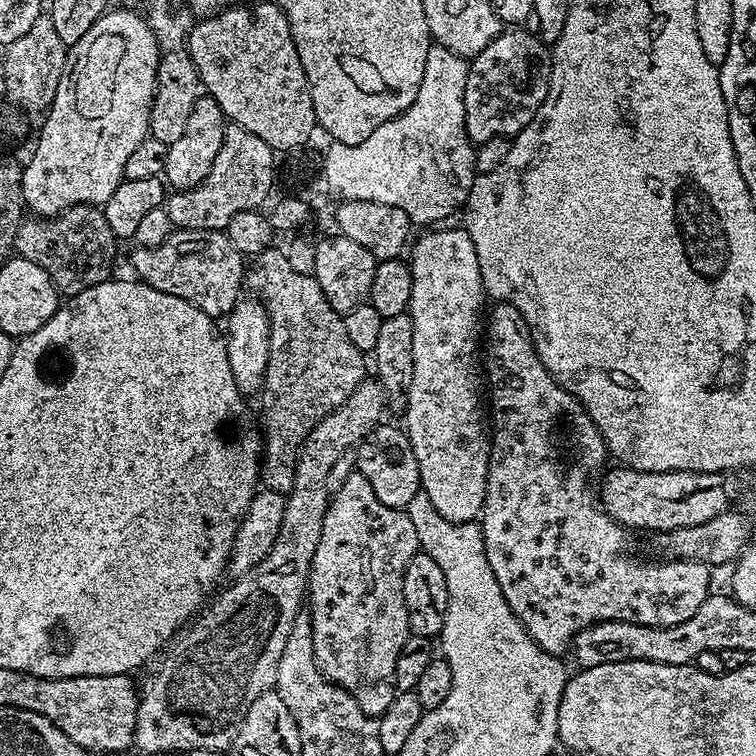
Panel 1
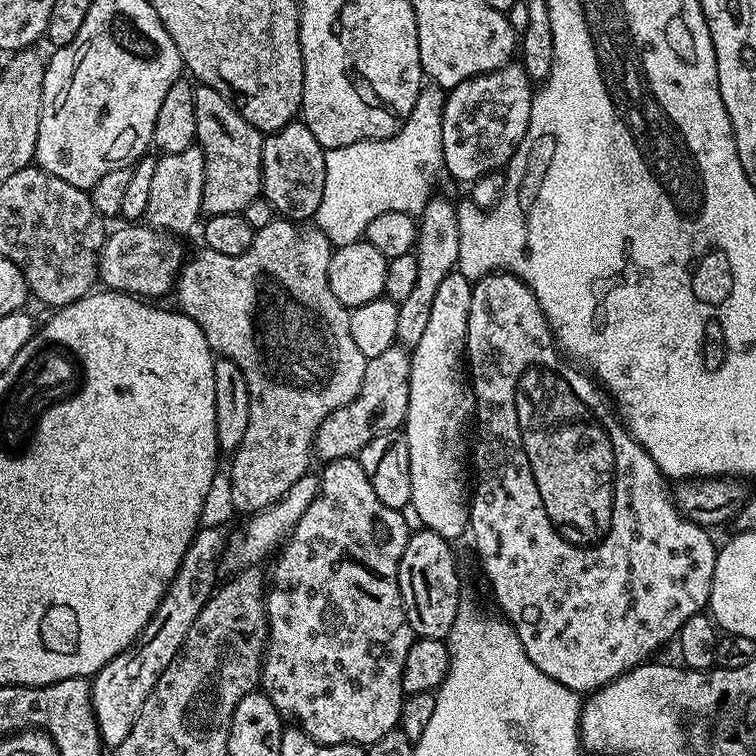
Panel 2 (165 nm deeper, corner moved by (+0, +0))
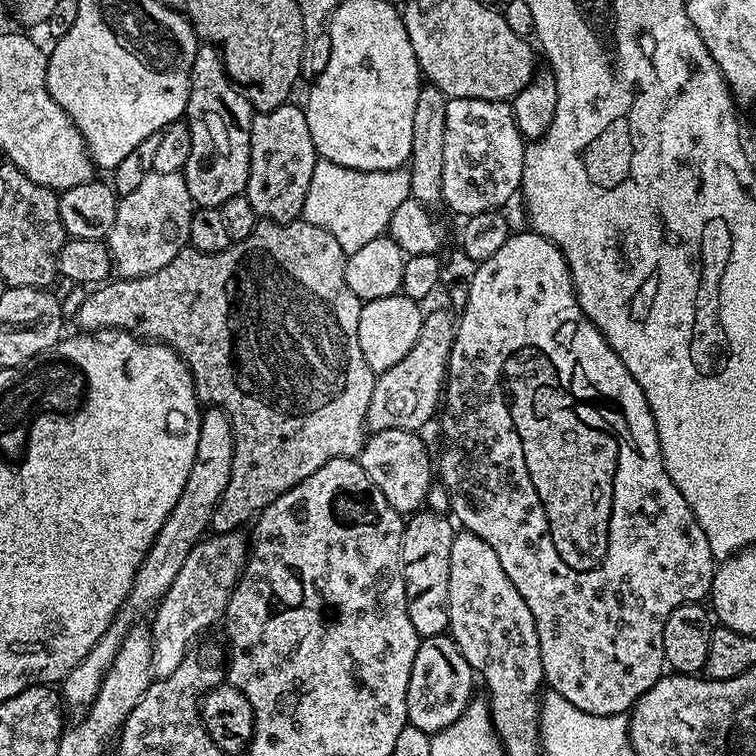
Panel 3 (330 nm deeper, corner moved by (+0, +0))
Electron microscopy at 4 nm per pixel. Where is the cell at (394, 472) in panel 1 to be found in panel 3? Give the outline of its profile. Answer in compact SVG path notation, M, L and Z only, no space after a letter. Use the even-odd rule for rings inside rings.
M382 430L373 432L365 439L360 450L359 462L362 470L370 474L374 486L382 490L386 502L401 514L415 514L425 507L428 491L434 483L434 456L428 453L419 431Z

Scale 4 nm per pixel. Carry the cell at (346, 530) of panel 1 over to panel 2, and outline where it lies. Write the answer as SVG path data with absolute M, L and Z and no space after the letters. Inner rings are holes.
M343 456L337 460L327 461L323 465L324 472L320 476L320 493L302 514L287 537L286 543L279 549L280 557L270 572L270 583L266 588L268 602L268 650L264 654L264 670L260 674L262 690L274 702L281 717L293 716L295 723L310 737L320 744L359 744L370 746L378 742L386 734L397 731L400 722L400 711L406 699L402 686L402 670L406 666L406 654L410 654L410 646L414 639L412 627L404 613L404 599L398 586L398 566L402 562L402 550L406 550L406 542L410 535L410 527L404 521L403 511L386 506L374 494L374 486L370 486L370 478L366 478L366 470L362 470L356 456Z

